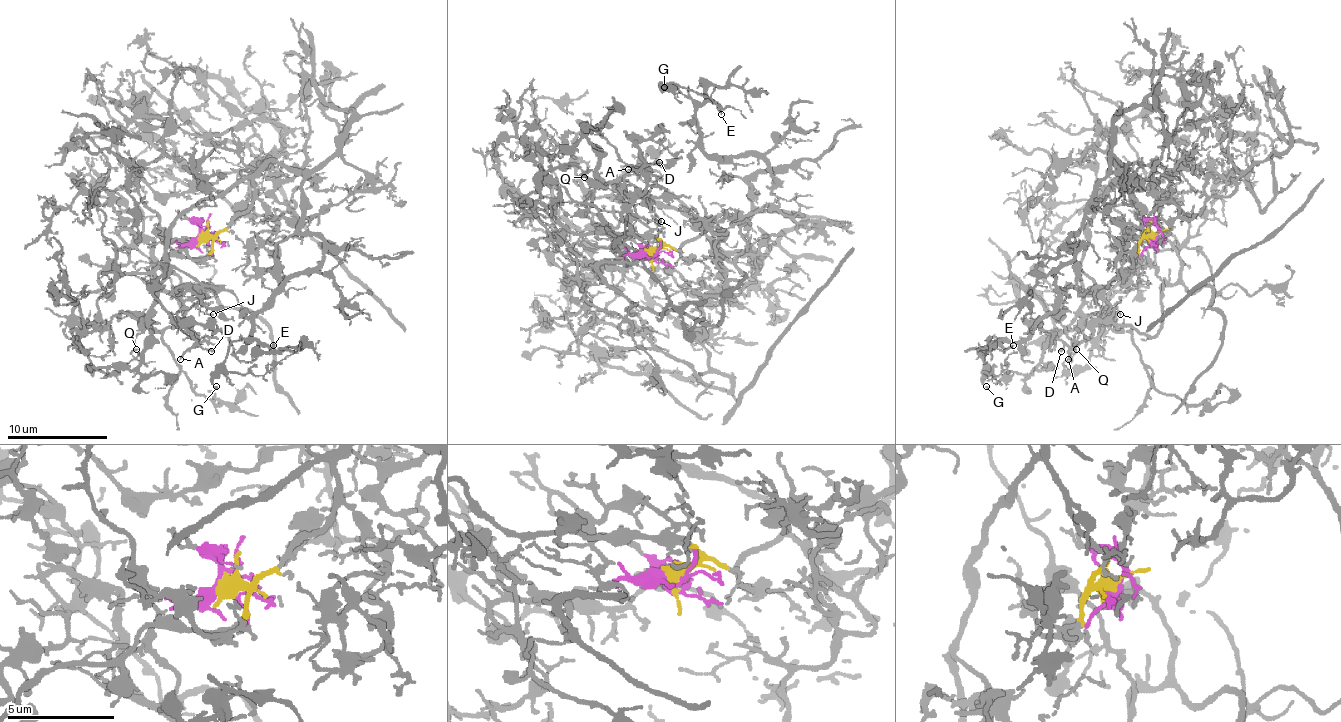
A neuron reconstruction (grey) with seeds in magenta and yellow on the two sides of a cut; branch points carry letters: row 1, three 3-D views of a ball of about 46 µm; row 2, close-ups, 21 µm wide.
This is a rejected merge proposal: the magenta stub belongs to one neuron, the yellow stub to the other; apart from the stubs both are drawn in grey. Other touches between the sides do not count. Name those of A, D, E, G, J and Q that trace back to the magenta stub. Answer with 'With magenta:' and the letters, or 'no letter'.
With magenta: A, D, J, Q

